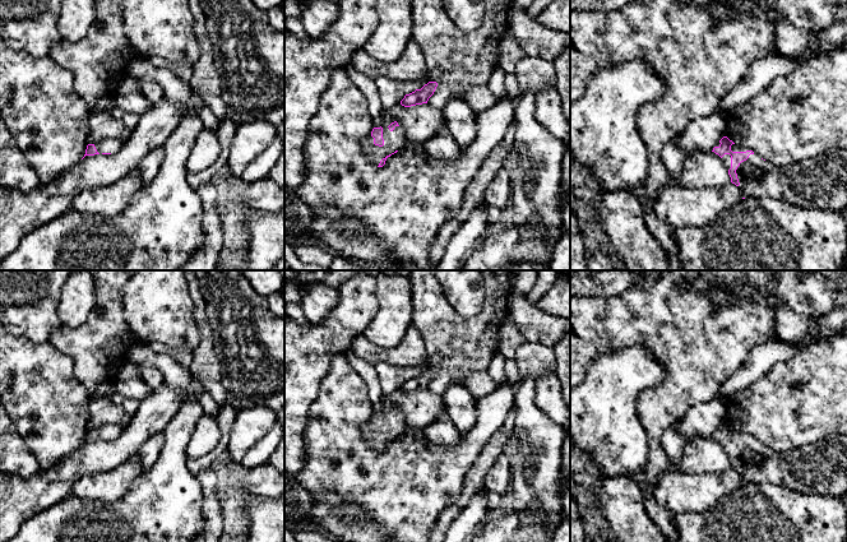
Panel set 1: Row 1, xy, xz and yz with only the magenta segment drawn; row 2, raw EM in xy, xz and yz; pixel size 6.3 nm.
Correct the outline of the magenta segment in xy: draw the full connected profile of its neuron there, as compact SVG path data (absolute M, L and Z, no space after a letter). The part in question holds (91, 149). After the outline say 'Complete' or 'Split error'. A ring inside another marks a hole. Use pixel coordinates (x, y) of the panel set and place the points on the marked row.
M105 138L94 144L88 144L84 157L94 154L114 154L122 147L122 144L124 143L120 139Z. Split error

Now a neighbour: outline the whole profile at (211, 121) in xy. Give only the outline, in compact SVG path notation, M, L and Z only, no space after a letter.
M205 102L205 105L198 111L198 114L200 115L203 124L204 124L204 129L209 129L209 130L216 130L218 128L219 120L218 117L213 114L213 111L210 110L209 105Z

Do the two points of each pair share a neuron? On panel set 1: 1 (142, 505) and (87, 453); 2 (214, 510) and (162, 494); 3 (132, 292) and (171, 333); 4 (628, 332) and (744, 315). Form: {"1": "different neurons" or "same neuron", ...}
{"1": "different neurons", "2": "different neurons", "3": "same neuron", "4": "same neuron"}

